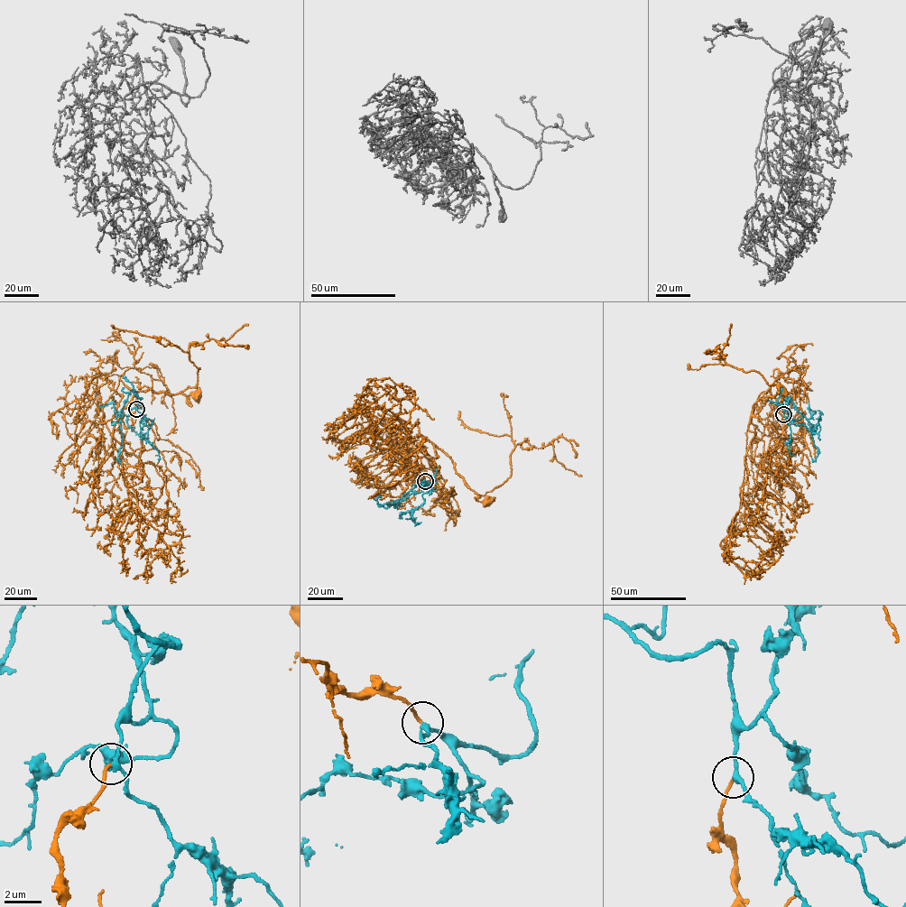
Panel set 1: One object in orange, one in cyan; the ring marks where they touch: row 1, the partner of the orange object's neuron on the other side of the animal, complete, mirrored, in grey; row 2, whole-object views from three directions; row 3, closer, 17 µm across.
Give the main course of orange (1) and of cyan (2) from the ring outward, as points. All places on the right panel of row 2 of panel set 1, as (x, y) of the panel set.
1: (783, 414), (781, 444), (768, 464), (770, 434), (752, 409), (779, 392), (783, 400), (781, 389)
2: (783, 414), (786, 399), (792, 402), (796, 409), (808, 420), (818, 448), (818, 456), (813, 461), (811, 458)

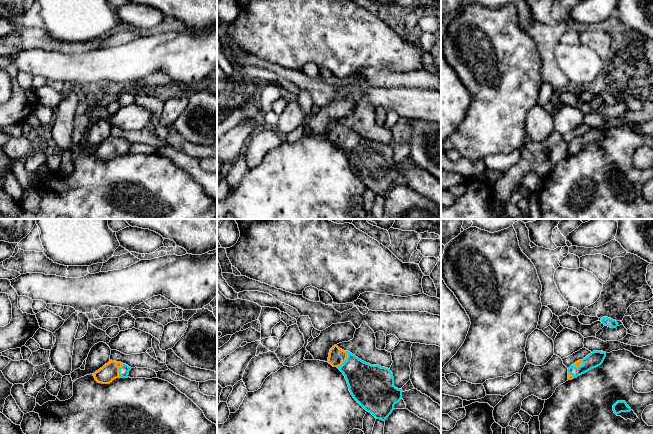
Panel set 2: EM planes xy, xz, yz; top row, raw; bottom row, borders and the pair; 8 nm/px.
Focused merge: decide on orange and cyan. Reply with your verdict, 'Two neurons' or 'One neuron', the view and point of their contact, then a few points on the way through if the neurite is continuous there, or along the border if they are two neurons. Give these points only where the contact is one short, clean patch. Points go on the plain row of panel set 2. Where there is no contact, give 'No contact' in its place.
One neuron. Touches orange at xz (345, 136). Path across: xz (337, 132), (345, 136), (366, 158)

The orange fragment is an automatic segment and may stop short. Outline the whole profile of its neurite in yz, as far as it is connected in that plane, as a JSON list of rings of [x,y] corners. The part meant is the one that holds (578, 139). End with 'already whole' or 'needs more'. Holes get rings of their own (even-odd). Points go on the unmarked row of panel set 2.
[[[593,127],[588,132],[575,138],[568,144],[568,156],[588,148],[589,146],[600,142],[606,133],[606,128]]] | needs more

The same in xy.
[[[110,136],[93,152],[98,159],[110,160],[116,154],[128,154],[131,143],[121,138]]] | needs more

